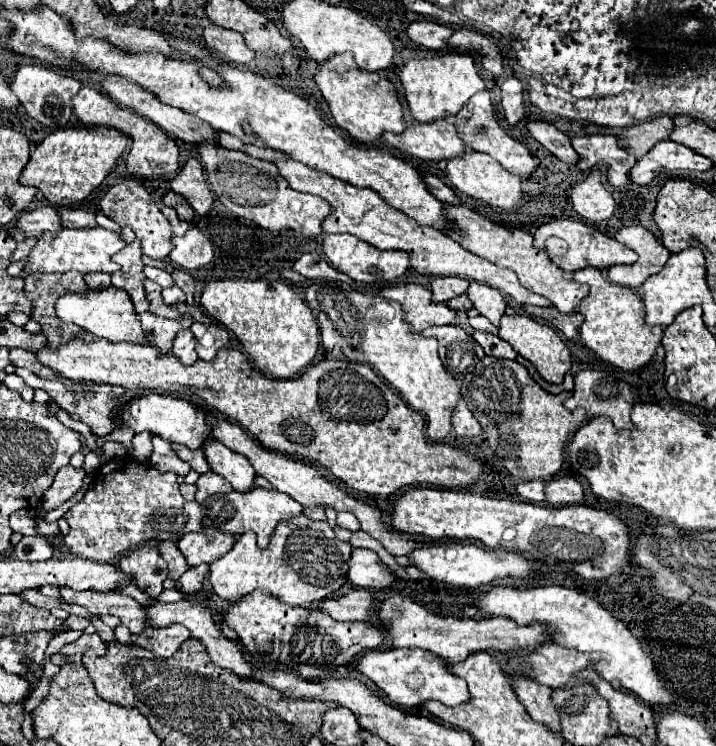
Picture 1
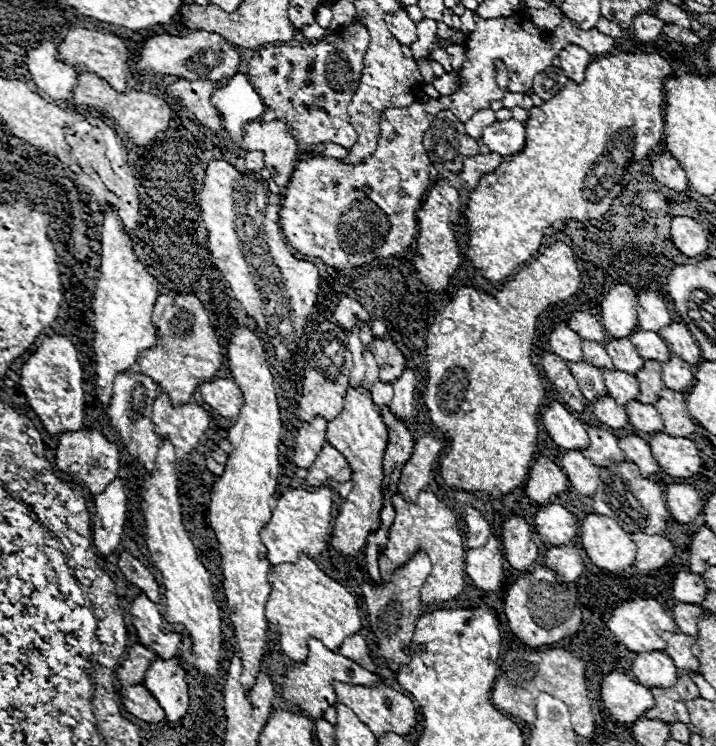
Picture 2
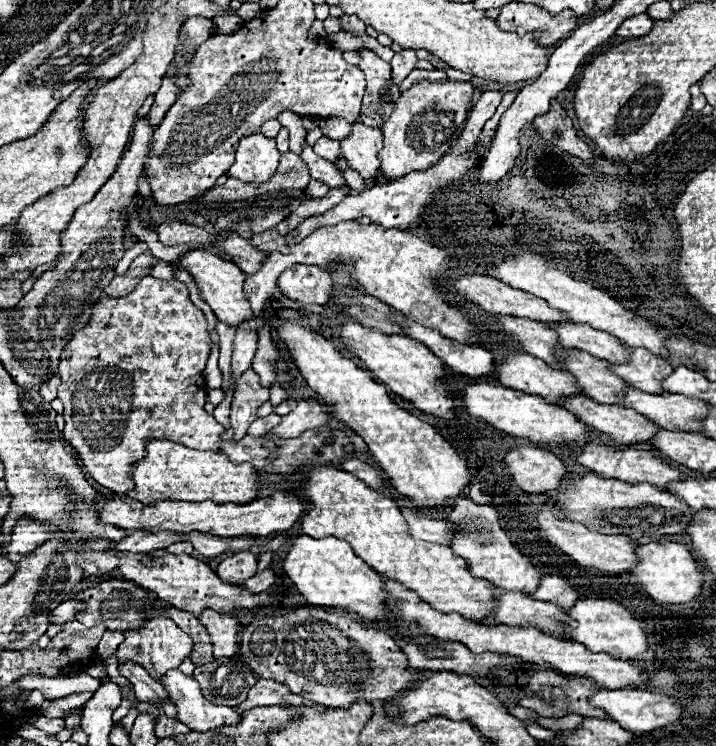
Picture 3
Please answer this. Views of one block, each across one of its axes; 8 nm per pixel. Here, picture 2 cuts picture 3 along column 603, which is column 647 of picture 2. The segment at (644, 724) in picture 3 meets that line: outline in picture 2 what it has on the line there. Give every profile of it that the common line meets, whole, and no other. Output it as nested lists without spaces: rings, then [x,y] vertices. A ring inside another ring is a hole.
[[[608,672],[600,682],[600,698],[610,714],[622,722],[630,724],[642,716],[644,710],[654,706],[650,690],[622,672]]]

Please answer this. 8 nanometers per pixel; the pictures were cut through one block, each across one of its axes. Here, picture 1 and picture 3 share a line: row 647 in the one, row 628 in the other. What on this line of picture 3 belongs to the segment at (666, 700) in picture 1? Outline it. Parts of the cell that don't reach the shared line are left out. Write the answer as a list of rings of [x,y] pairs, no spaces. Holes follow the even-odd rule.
[[[578,598],[576,604],[566,610],[566,616],[576,622],[576,626],[566,626],[566,632],[572,640],[580,640],[582,644],[588,644],[592,652],[608,652],[610,656],[616,656],[620,660],[632,660],[638,654],[642,654],[646,644],[646,632],[640,628],[638,620],[632,618],[632,614],[614,600],[602,600],[602,598]]]

